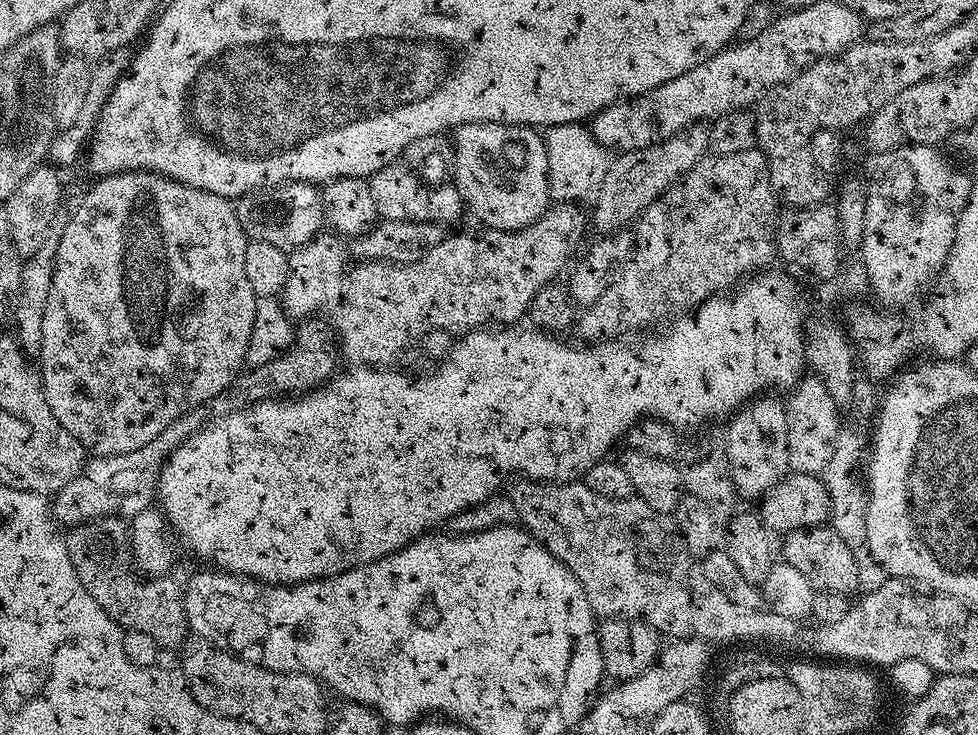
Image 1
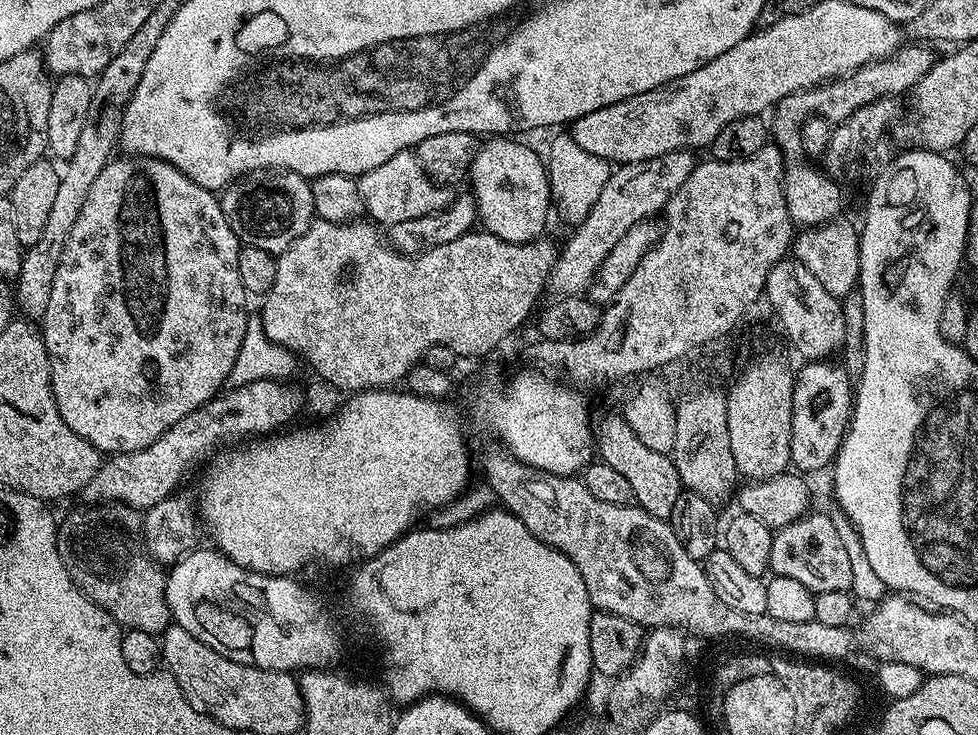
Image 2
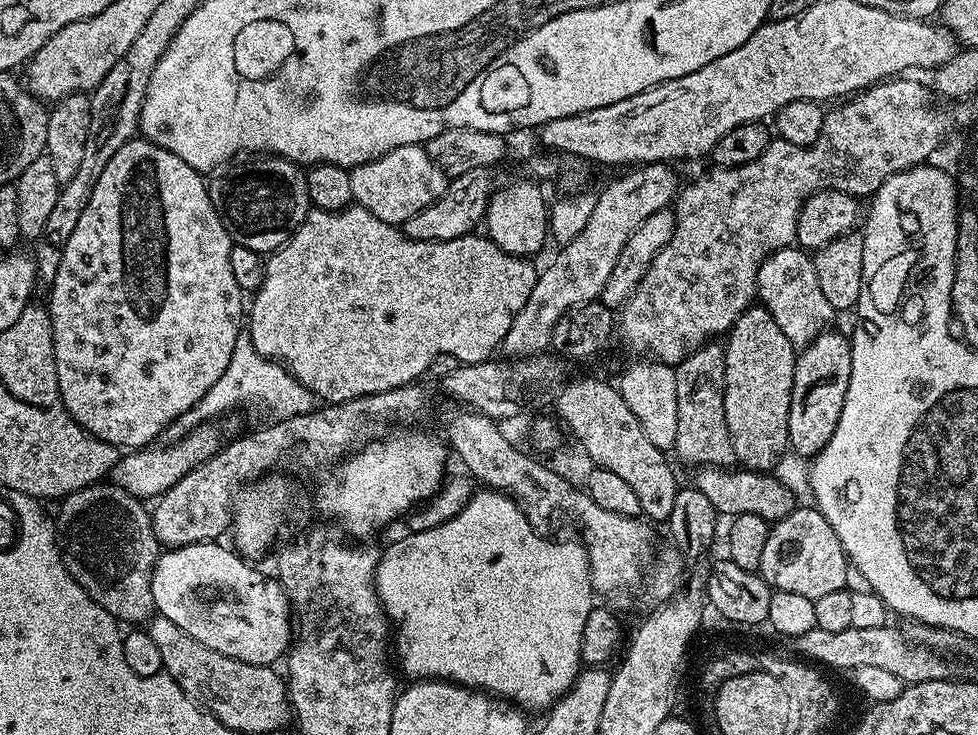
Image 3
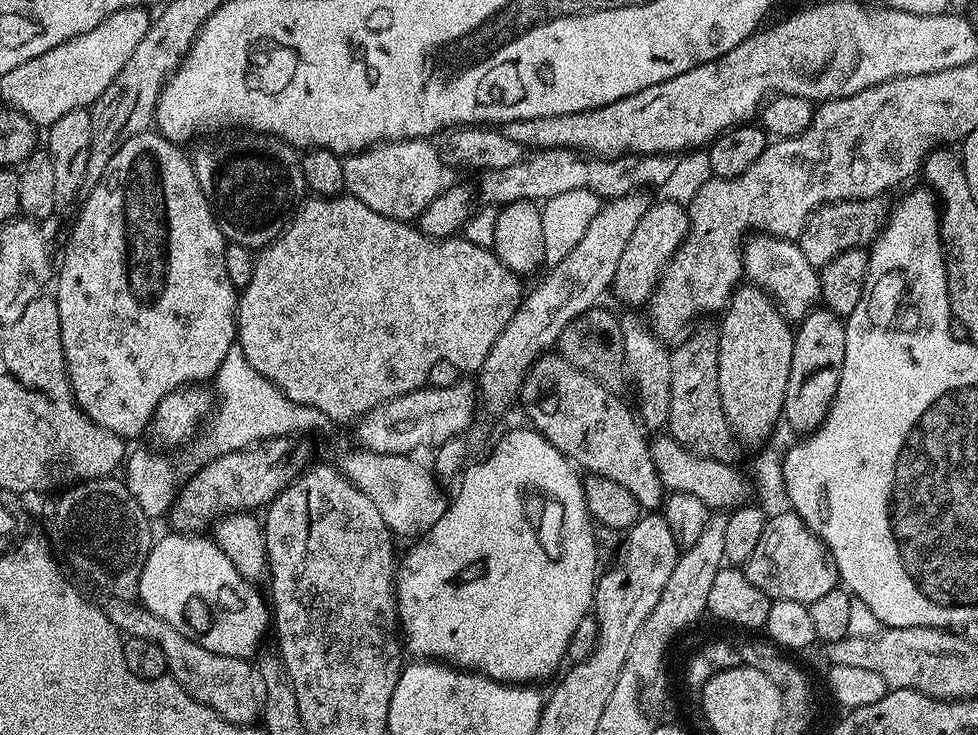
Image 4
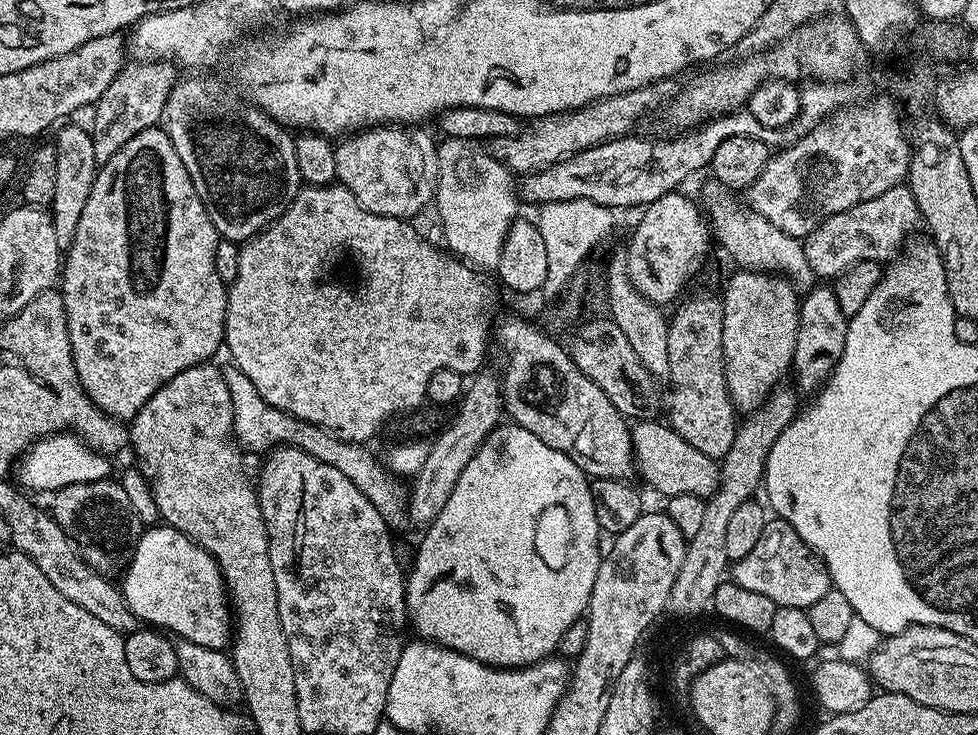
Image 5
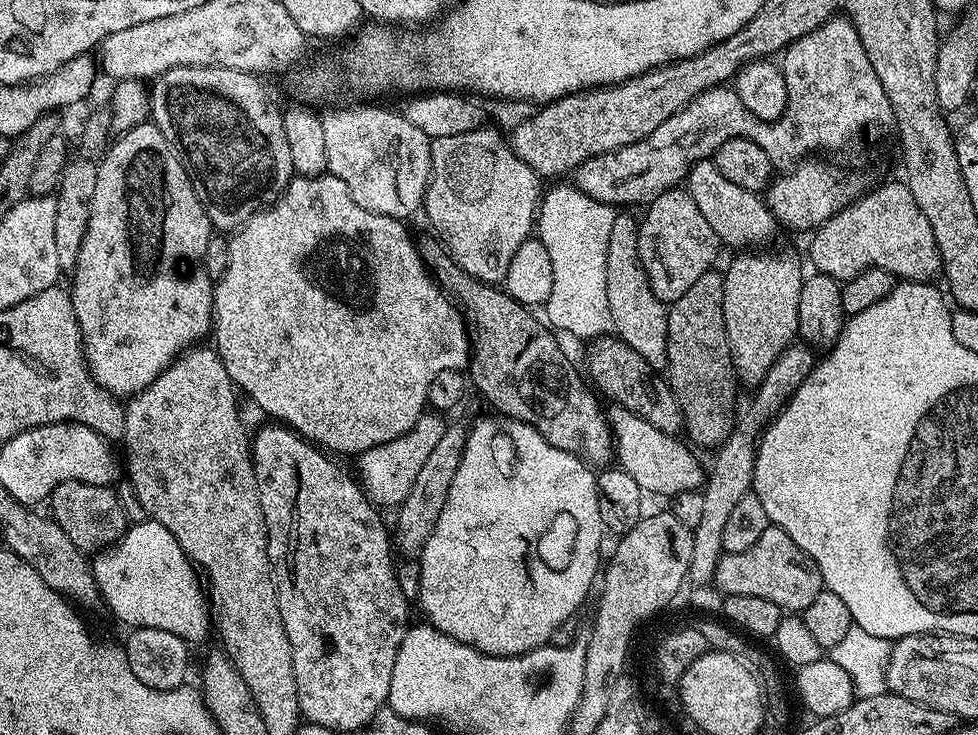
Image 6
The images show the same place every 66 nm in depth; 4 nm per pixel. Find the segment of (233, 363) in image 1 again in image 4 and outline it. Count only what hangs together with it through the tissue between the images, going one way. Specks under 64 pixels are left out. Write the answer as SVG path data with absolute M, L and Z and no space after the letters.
M156 130L140 132L115 150L117 152L109 158L104 173L96 180L96 185L93 188L91 185L87 189L83 197L84 205L82 205L83 200L79 205L80 213L76 216L76 225L72 228L72 237L68 240L64 261L61 264L59 261L58 264L54 295L58 306L58 326L61 327L62 332L62 354L66 358L66 370L77 406L98 426L119 436L131 438L149 431L152 416L158 410L158 402L162 402L166 394L185 386L196 386L201 382L211 381L215 377L218 366L222 366L222 358L230 354L230 350L238 340L236 335L238 289L230 282L230 274L226 274L224 257L226 241L214 218L212 207L208 205L202 194L202 186L198 186L198 178L192 169L189 153L187 151L184 153L185 149L181 145L173 144Z

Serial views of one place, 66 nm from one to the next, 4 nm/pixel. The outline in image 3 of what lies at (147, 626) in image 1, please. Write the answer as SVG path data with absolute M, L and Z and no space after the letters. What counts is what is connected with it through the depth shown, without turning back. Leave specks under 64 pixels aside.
M101 482L99 484L92 484L88 488L83 488L77 492L70 493L69 496L63 497L63 499L59 501L59 504L60 517L57 515L54 523L58 533L60 555L64 557L64 565L68 573L87 590L90 594L90 598L94 598L94 602L98 602L98 606L105 608L116 621L123 622L125 625L128 623L128 626L140 626L151 620L156 606L154 594L152 593L152 568L156 565L156 561L162 551L162 545L158 542L158 538L154 534L152 513L147 507L144 509L145 501L139 496L132 496L125 488L119 488L117 484Z

